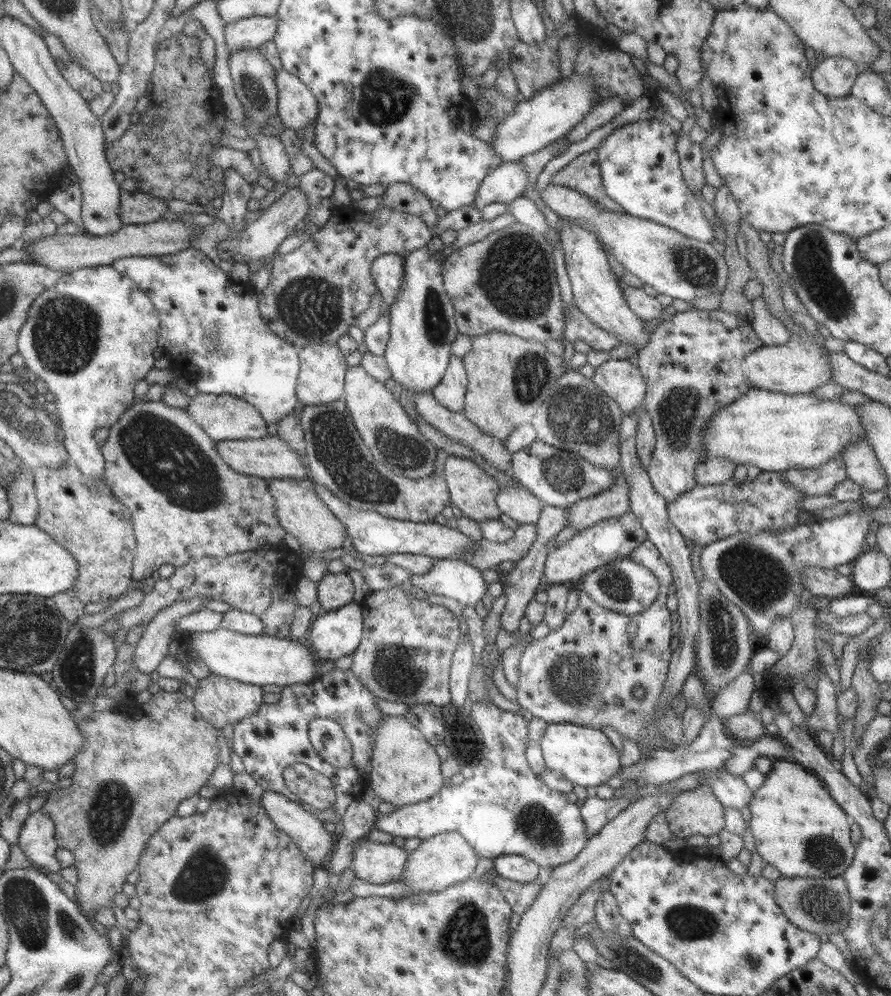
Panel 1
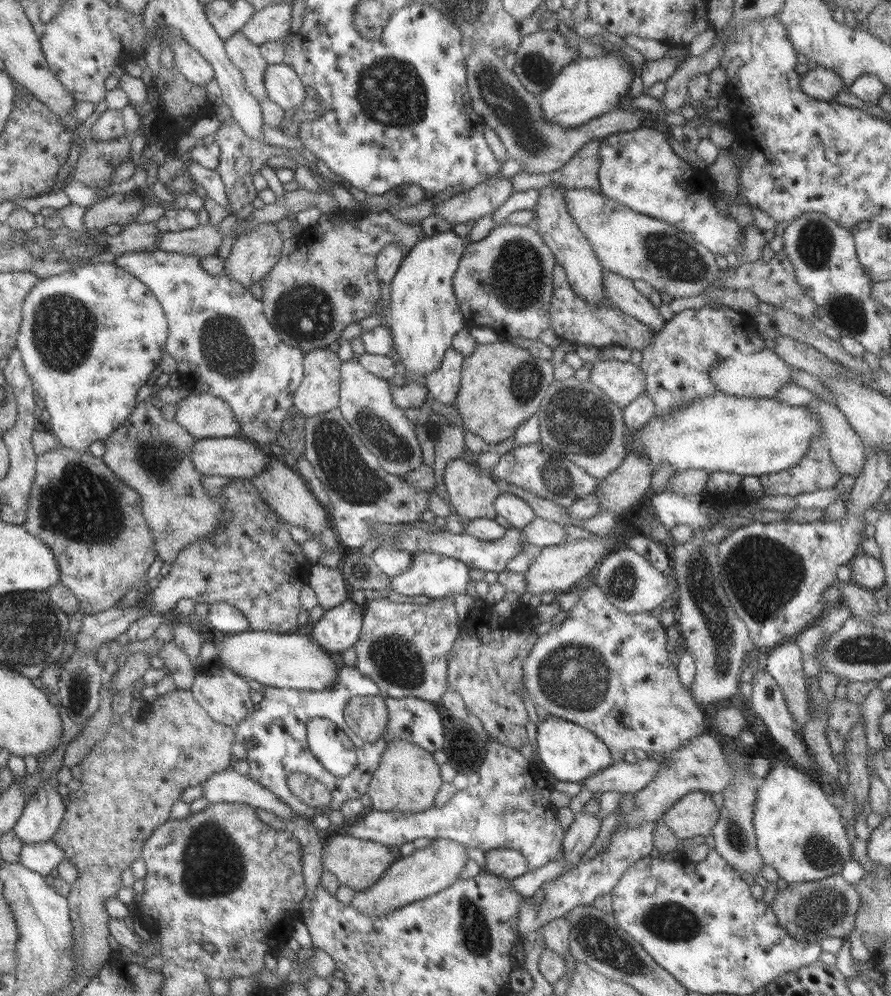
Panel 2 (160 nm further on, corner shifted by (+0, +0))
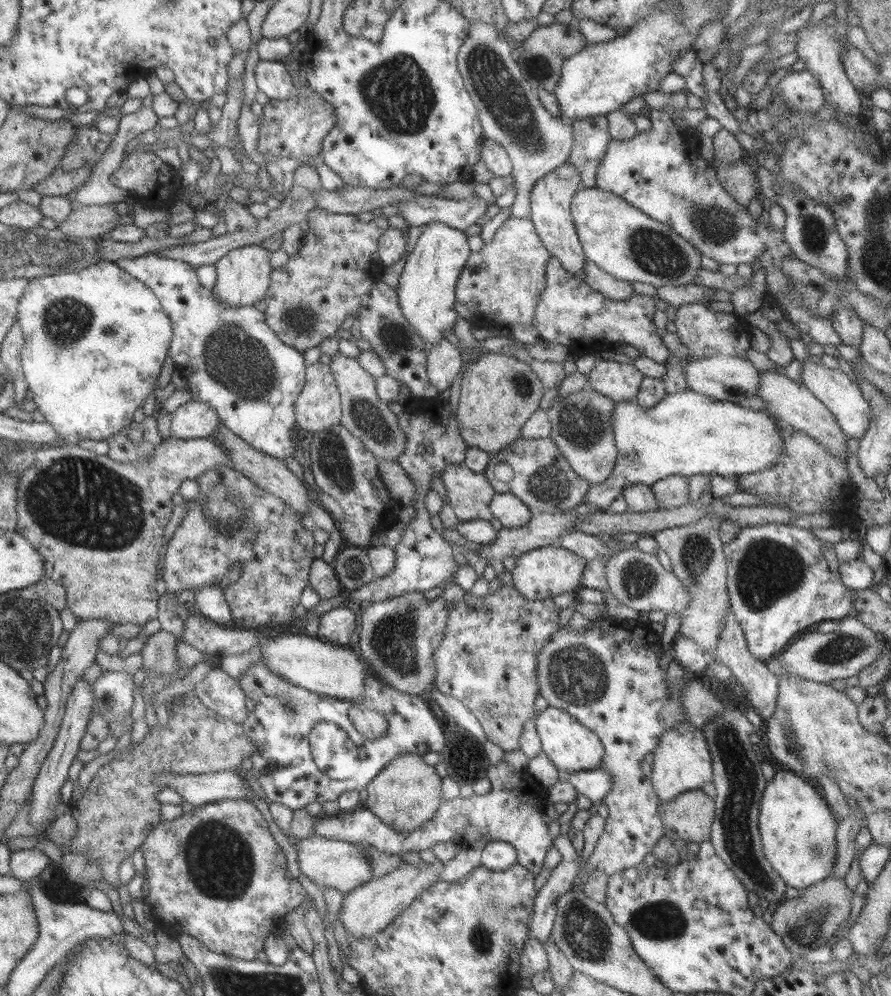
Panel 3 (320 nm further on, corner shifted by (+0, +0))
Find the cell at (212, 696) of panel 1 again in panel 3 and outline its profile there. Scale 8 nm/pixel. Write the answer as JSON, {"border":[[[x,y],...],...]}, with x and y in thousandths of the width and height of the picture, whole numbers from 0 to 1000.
{"border":[[[236,672],[230,680],[219,687],[217,695],[226,707],[240,717],[272,727],[278,721],[275,711],[275,698],[265,686],[250,673]]]}

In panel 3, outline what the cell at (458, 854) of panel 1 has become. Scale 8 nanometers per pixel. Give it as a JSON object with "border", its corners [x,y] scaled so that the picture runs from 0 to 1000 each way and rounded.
{"border":[[[451,866],[448,871],[440,873],[432,880],[418,882],[405,890],[393,894],[385,901],[379,922],[388,937],[398,943],[421,942],[423,937],[434,931],[450,915],[455,914],[461,906],[481,889],[490,885],[494,866],[460,867]]]}

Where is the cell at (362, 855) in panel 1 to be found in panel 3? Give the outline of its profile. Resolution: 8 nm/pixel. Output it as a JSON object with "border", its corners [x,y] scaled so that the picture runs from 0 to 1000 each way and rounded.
{"border":[[[351,837],[345,841],[331,842],[330,852],[332,853],[336,876],[359,893],[366,890],[387,899],[398,891],[418,883],[418,873],[413,868],[413,861],[409,857],[404,857],[404,853],[396,846],[367,843]]]}

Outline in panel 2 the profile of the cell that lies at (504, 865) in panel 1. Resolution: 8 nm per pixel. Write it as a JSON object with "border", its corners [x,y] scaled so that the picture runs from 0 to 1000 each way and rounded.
{"border":[[[557,851],[543,856],[544,873],[559,881],[575,883],[591,876],[591,866],[582,854]]]}

